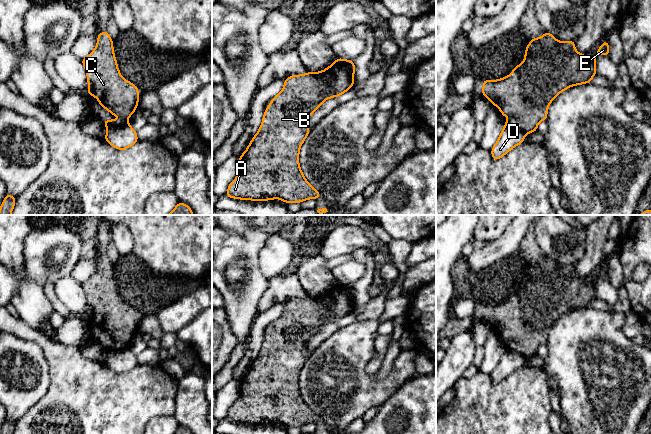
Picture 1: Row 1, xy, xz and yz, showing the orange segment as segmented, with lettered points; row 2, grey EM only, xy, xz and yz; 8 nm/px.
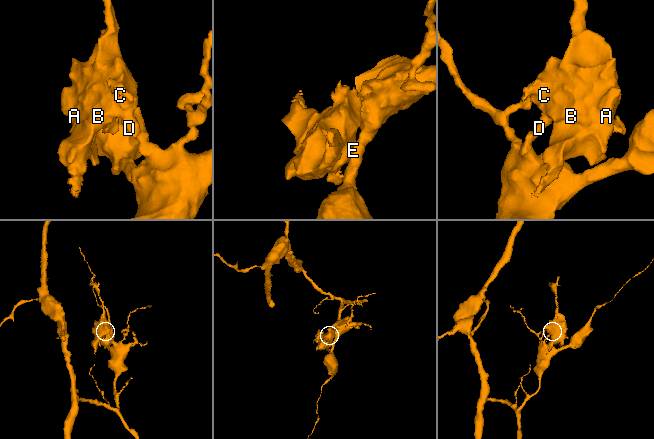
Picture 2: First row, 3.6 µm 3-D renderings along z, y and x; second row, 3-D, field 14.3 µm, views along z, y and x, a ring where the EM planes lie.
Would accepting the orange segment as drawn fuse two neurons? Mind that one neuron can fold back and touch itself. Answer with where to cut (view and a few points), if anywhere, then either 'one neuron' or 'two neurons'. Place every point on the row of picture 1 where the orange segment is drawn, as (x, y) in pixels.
yz (505, 124), (521, 129), (525, 133) | two neurons

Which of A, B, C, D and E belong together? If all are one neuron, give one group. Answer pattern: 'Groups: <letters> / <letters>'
Groups: A B C E / D

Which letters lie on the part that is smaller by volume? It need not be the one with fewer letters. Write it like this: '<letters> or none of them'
A, B, C, E

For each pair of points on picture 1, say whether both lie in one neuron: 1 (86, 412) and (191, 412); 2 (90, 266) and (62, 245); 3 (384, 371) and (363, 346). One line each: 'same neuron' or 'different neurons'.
1: different neurons
2: different neurons
3: different neurons

